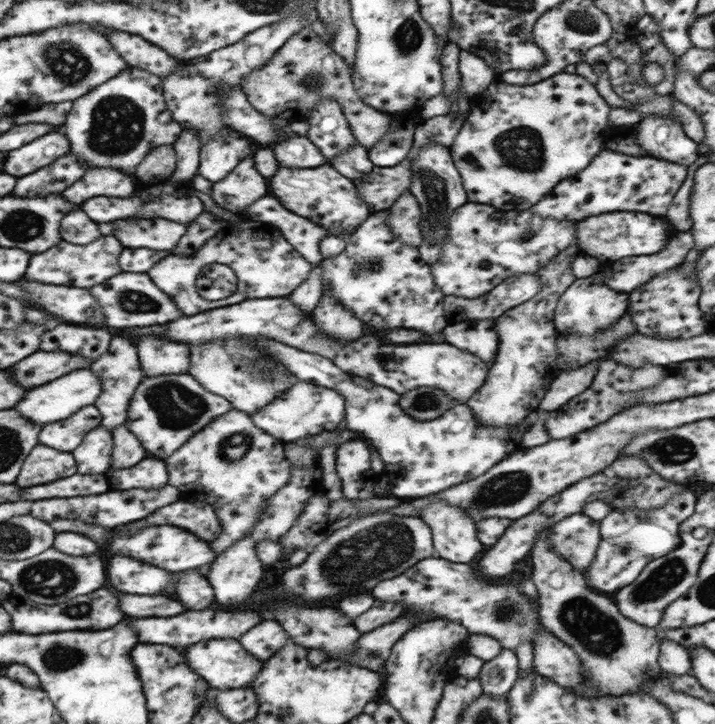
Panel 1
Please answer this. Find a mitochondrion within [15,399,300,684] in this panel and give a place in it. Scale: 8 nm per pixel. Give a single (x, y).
(55, 658)

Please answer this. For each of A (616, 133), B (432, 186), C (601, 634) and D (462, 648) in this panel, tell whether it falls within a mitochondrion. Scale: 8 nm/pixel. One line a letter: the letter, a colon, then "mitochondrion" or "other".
A: other
B: mitochondrion
C: mitochondrion
D: other

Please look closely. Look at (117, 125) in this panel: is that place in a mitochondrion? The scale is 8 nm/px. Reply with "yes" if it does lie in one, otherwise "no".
yes

